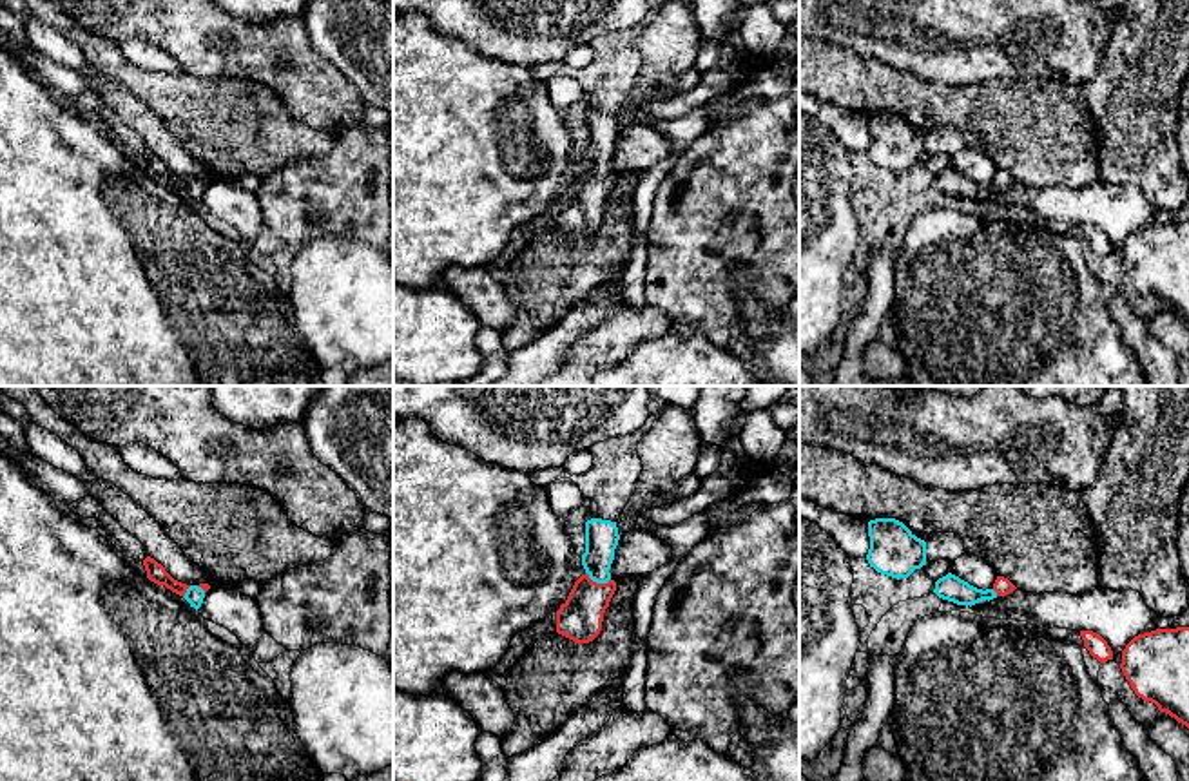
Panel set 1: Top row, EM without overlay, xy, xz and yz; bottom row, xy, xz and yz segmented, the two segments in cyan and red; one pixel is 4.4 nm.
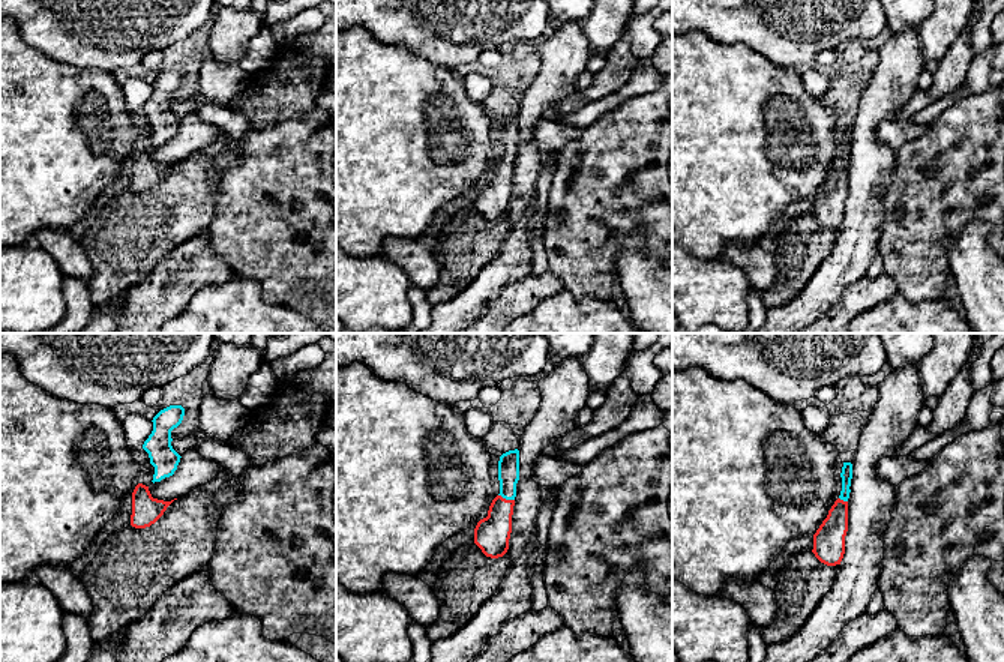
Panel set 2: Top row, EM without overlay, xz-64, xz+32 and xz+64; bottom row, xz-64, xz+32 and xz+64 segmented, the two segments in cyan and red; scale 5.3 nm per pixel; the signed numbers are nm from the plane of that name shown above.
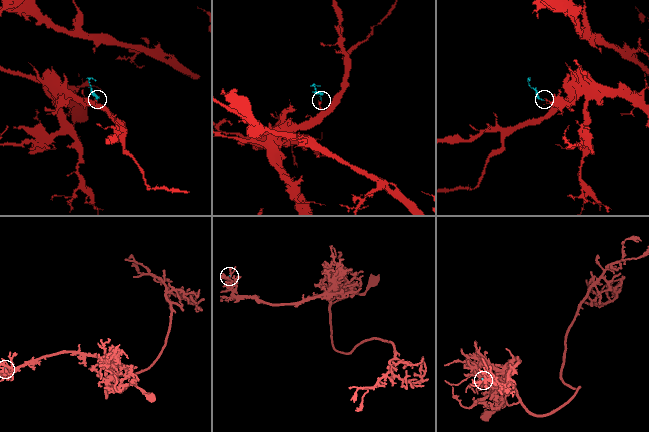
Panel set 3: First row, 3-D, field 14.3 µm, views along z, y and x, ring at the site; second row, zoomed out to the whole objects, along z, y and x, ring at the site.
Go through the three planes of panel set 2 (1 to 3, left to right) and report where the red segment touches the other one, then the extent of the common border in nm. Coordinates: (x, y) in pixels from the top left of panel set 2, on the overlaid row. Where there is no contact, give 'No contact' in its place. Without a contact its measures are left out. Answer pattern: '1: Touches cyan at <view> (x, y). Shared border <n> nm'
1: No contact
2: Touches cyan at xz+32 (506, 499). Shared border 90 nm
3: Touches cyan at xz+64 (844, 500). Shared border 50 nm

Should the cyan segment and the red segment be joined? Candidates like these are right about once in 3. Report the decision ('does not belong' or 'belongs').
belongs

